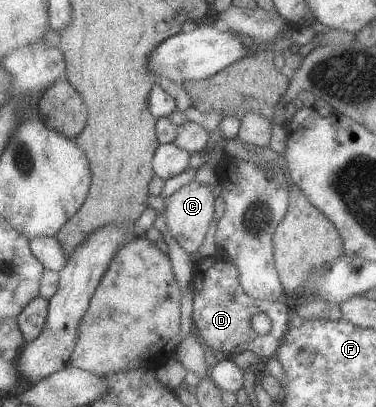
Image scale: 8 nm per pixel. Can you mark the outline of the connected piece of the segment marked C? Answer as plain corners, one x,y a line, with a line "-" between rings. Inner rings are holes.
190,182
168,197
165,216
167,229
180,245
192,253
198,251
212,227
216,197
211,187

